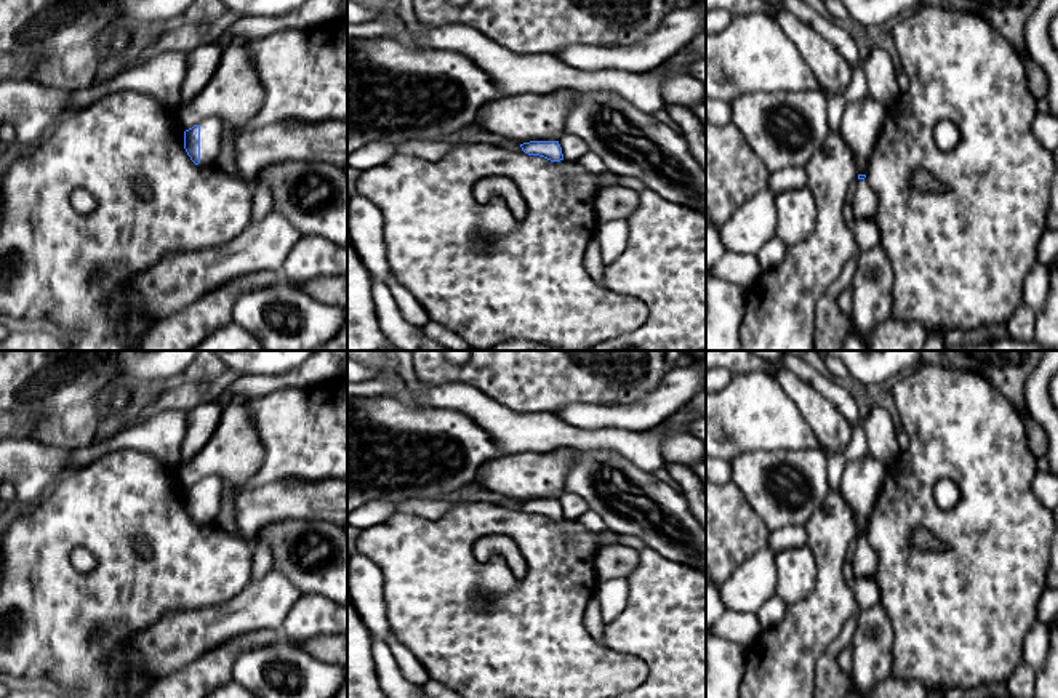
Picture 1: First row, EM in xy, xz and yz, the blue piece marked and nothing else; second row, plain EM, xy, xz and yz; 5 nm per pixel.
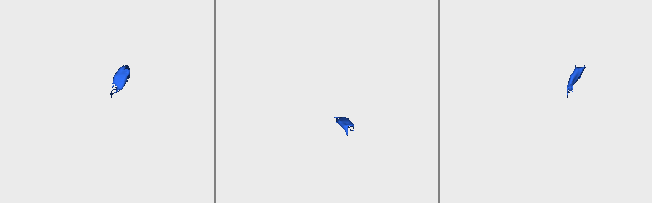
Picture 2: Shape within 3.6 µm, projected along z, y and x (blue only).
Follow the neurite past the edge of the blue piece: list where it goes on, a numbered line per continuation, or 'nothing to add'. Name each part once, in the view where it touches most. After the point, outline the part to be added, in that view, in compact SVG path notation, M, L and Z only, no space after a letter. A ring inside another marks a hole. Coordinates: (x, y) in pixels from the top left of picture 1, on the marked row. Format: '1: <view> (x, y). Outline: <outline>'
1: xy (210, 128). Outline: M208 117L200 123L200 166L213 165L221 149L221 118Z
2: yz (865, 202). Outline: M856 179L856 192L852 200L852 208L856 219L874 218L877 210L877 197L871 189L868 179Z

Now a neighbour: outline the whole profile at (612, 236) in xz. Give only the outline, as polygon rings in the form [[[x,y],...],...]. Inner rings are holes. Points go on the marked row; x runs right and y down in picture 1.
[[[626,219],[602,223],[597,227],[595,239],[602,248],[605,264],[616,261],[629,240],[629,226]]]

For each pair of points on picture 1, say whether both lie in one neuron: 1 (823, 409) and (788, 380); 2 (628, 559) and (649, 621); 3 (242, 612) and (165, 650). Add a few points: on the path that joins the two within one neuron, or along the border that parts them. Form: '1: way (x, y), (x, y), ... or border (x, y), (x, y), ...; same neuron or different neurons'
1: way (815, 407), (796, 388); same neuron
2: border (641, 553), (639, 564), (626, 578); different neurons
3: way (223, 612), (204, 612), (184, 631); same neuron

